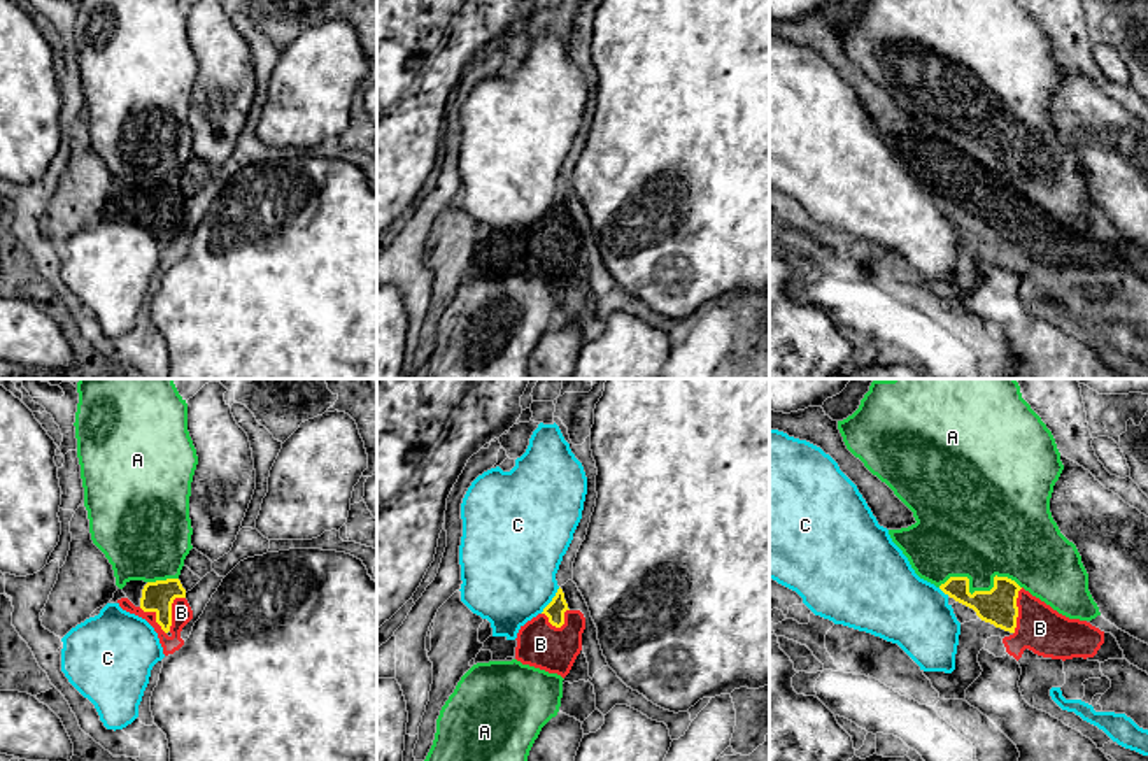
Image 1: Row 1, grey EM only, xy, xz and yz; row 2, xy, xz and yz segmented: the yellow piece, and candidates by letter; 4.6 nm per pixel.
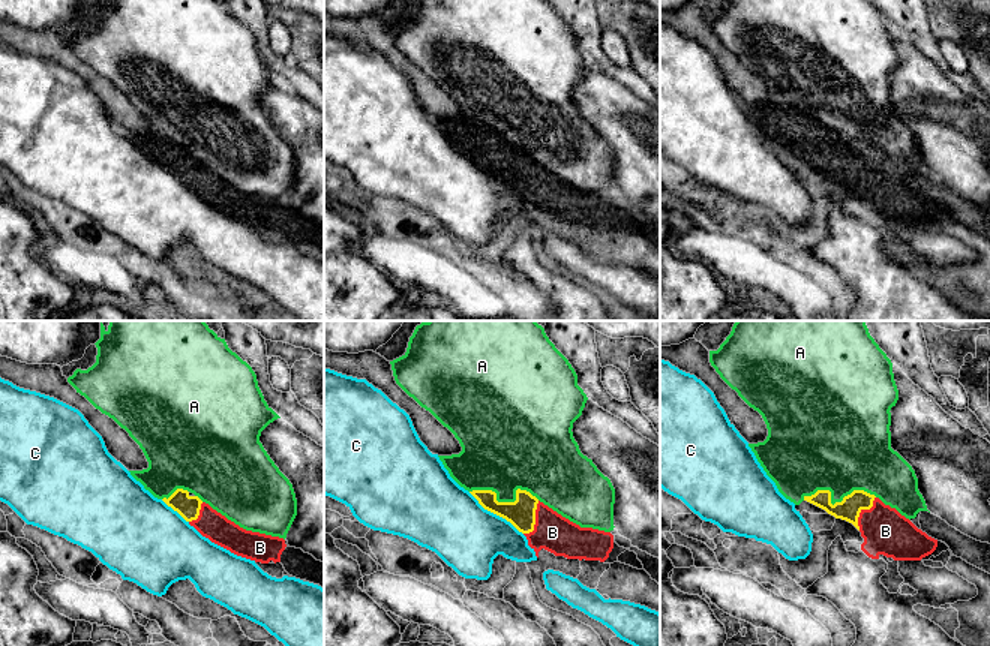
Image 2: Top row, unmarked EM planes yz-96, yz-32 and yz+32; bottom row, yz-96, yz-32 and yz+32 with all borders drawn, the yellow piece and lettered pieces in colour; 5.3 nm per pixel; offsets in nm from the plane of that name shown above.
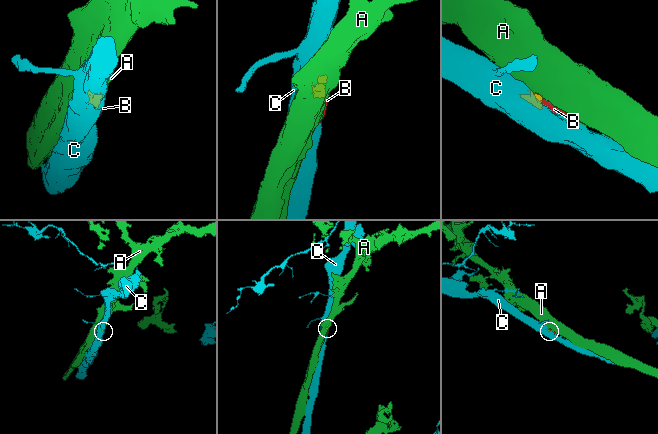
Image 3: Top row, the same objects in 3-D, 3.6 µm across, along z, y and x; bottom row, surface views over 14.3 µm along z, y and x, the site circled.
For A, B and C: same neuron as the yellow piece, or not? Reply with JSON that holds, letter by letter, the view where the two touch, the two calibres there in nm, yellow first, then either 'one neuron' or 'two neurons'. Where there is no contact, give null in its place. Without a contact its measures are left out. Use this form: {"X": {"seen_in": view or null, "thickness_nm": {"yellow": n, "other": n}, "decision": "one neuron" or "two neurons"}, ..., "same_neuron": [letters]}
{"A": {"seen_in": "yz", "thickness_nm": {"yellow": 160, "other": 380}, "decision": "two neurons"}, "B": {"seen_in": "yz", "thickness_nm": {"yellow": 160, "other": 220}, "decision": "one neuron"}, "C": {"seen_in": "xz", "thickness_nm": {"yellow": 90, "other": 440}, "decision": "two neurons"}, "same_neuron": ["B"]}

